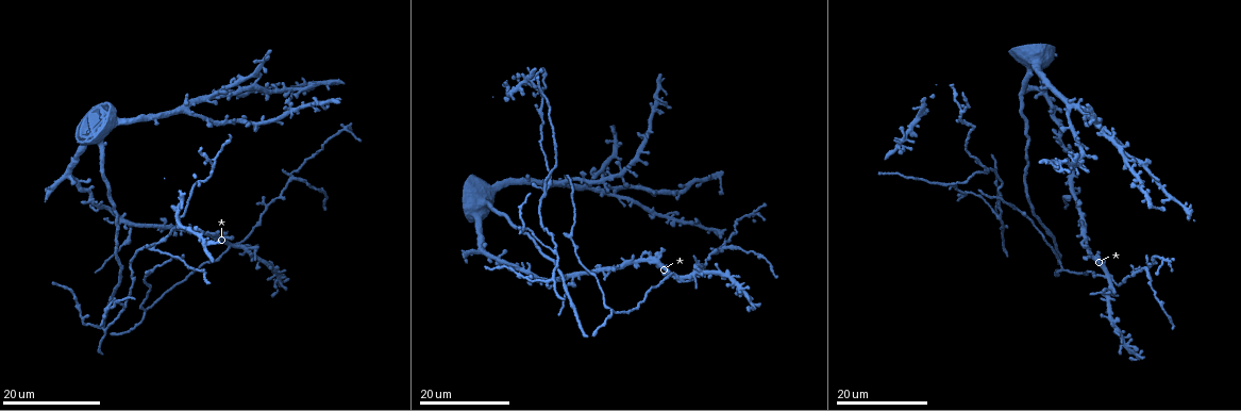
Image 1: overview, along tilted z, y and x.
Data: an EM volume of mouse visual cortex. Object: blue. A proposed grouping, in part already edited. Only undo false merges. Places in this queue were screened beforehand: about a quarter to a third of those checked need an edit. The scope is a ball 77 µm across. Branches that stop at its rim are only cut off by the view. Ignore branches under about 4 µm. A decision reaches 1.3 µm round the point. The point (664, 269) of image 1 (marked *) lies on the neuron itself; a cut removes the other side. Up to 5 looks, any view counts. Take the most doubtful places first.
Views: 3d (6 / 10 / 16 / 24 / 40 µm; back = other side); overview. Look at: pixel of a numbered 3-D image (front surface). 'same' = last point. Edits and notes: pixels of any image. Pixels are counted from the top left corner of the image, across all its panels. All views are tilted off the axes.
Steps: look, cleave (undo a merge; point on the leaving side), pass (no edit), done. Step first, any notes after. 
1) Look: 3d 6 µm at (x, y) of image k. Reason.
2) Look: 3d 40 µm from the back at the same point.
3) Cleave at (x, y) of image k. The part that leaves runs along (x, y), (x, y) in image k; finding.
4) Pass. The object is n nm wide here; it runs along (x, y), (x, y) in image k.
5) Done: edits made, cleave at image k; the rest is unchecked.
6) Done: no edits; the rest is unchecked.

Look: 3d 24 µm at (722, 247) of image 1.

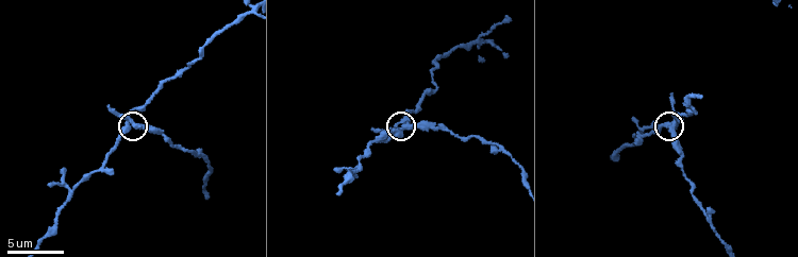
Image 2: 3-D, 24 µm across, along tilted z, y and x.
Look: 3d 6 µm at (401, 129) of image 2.

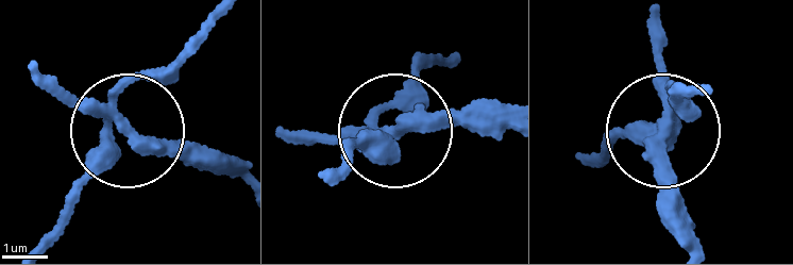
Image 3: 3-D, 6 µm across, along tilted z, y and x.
Cleave at (164, 148) of image 3. 4 arms meet here; the part that leaves runs along (112, 115), (243, 180) in image 3; a second neuron is stuck on.

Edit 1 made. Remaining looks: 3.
Look: 3d 24 µm at (997, 215) of image 1. Three-way junction.

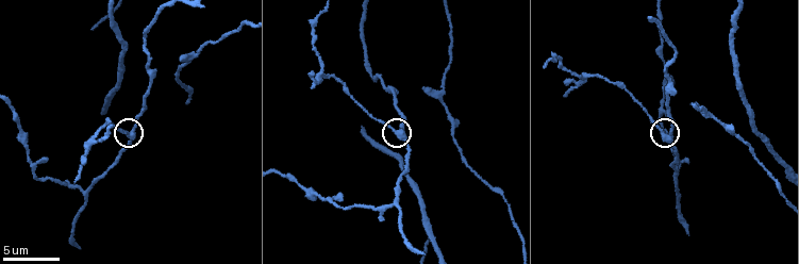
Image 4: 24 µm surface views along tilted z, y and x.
Look: 3d 10 µm at (129, 135) of image 4. Closer look.

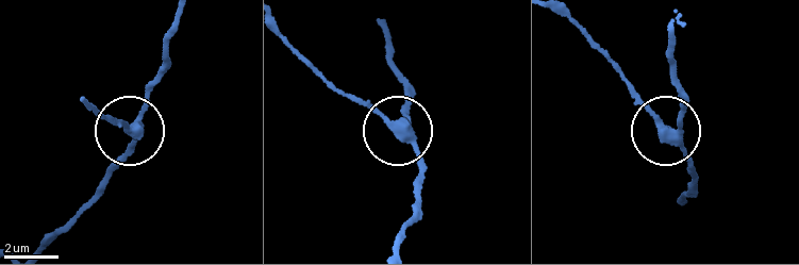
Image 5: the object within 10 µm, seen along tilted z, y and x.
Cleave at (123, 125) of image 5. The side arm is 20 µm long; the part that leaves runs along (133, 126), (86, 100) in image 5; two neurons meet here.

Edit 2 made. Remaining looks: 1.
Look: 3d 6 µm at (191, 54) of image 4. Branch point.

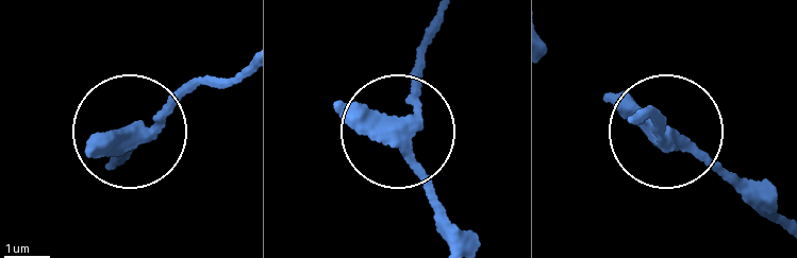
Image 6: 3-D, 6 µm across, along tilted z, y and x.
Pass. It runs along (447, 235), (403, 136), (437, 17) in image 6; all the same neuron.

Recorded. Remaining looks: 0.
Done: edits made, cleave at image 3, cleave at image 5; the rest is unchecked.

